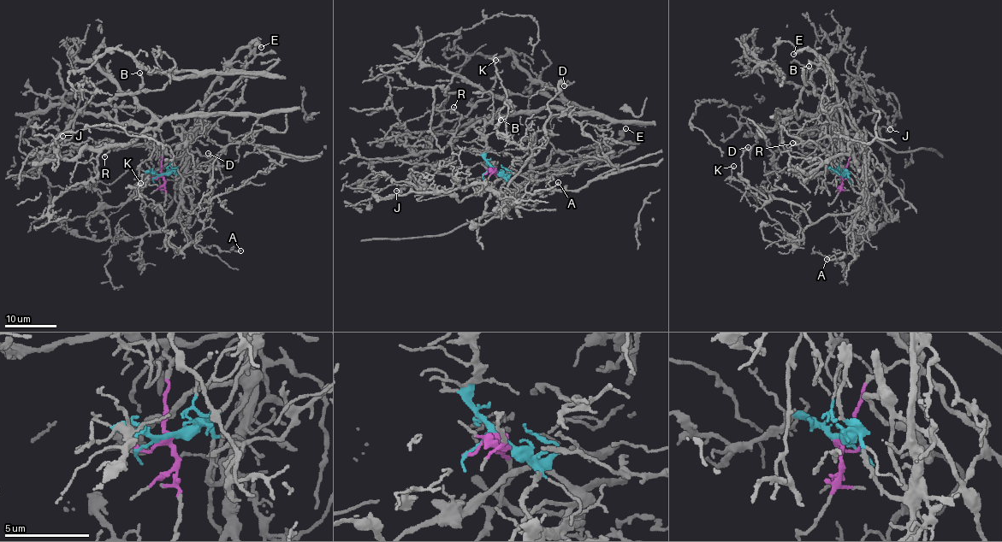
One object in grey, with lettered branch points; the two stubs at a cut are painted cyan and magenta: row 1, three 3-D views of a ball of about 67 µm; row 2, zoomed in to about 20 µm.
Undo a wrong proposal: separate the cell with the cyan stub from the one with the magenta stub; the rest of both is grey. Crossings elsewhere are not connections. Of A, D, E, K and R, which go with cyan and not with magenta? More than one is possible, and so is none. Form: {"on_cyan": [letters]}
{"on_cyan": ["A", "D", "E", "K"]}

